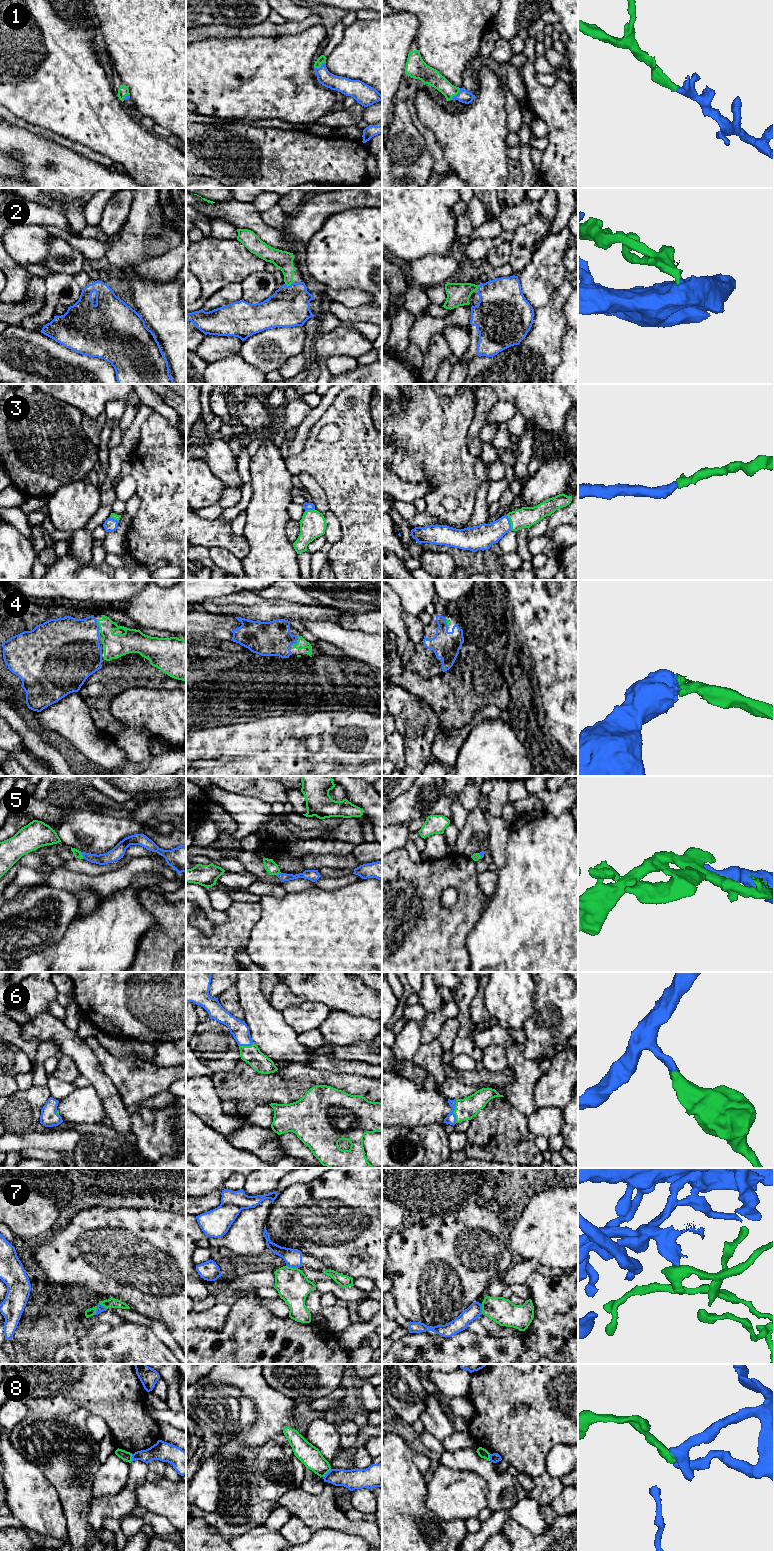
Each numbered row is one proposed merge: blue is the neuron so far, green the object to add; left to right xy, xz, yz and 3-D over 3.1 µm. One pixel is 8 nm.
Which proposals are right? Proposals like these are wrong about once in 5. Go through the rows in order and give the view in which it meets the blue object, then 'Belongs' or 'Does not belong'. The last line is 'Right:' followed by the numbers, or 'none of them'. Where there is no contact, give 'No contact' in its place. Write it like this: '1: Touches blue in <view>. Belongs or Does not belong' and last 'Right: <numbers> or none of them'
1: Touches blue in xz. Belongs
2: Touches blue in xz. Belongs
3: Touches blue in yz. Belongs
4: Touches blue in xy. Belongs
5: Touches blue in xy. Does not belong
6: Touches blue in yz. Belongs
7: Touches blue in xz. Does not belong
8: Touches blue in xz. Does not belong
Right: 1, 2, 3, 4, 6

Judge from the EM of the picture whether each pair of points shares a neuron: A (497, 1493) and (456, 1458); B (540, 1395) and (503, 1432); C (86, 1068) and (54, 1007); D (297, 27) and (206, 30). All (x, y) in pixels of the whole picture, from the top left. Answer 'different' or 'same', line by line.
A: same
B: same
C: different
D: same

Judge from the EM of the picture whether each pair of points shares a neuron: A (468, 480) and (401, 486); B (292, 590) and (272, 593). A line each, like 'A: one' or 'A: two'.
A: two
B: one

